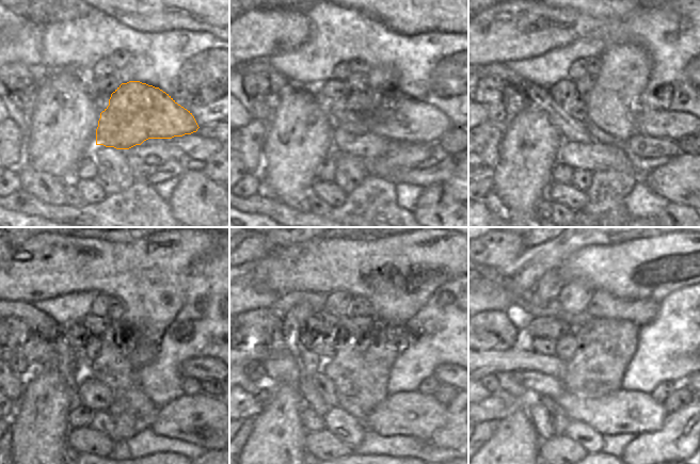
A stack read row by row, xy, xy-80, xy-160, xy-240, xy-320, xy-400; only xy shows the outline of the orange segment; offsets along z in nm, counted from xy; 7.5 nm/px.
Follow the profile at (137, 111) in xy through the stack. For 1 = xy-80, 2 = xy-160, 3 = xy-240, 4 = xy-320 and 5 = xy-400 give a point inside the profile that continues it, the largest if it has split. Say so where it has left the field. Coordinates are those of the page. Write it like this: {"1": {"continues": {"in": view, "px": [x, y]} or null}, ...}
{"1": {"continues": {"in": "xy-80", "px": [398, 116]}}, "2": {"continues": {"in": "xy-160", "px": [674, 125]}}, "3": {"continues": {"in": "xy-240", "px": [204, 367]}}, "4": {"continues": {"in": "xy-320", "px": [446, 373]}}, "5": {"continues": {"in": "xy-400", "px": [685, 382]}}}

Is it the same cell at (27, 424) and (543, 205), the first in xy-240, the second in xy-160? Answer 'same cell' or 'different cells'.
different cells

